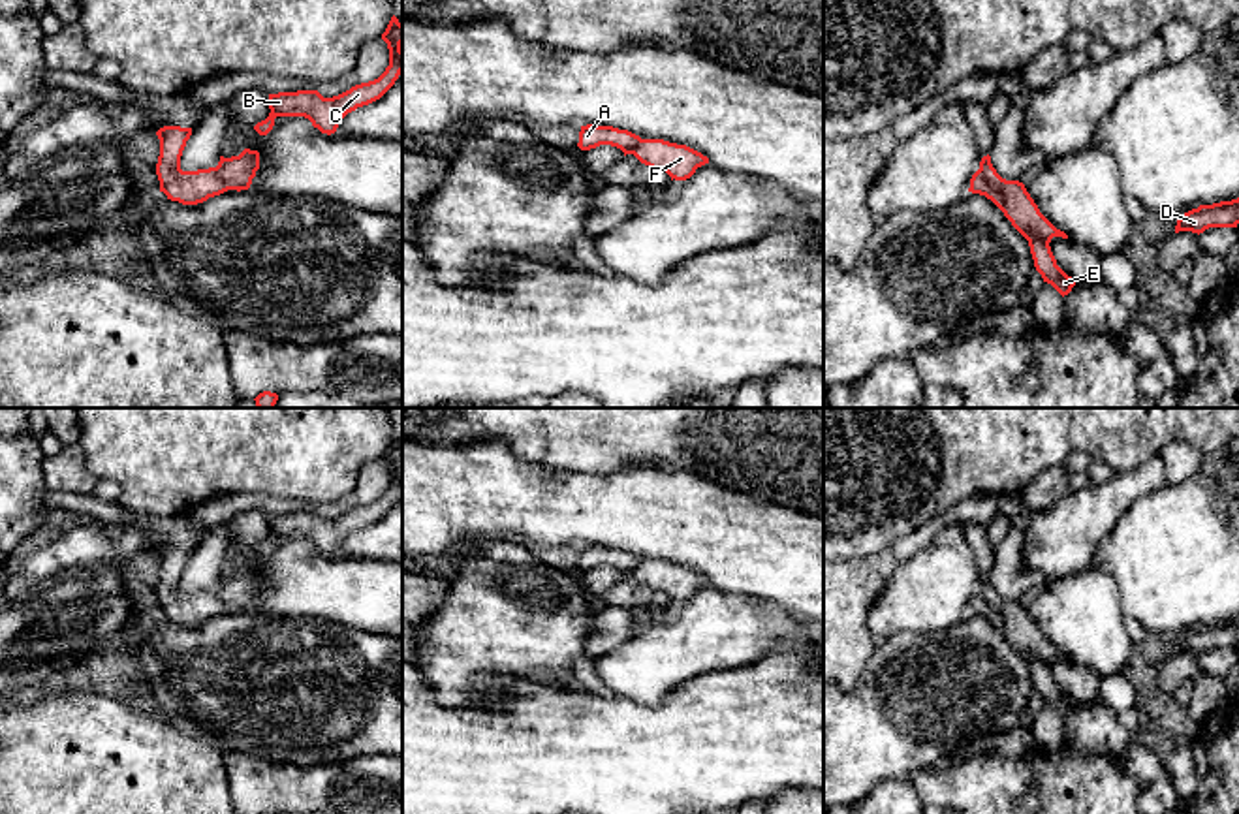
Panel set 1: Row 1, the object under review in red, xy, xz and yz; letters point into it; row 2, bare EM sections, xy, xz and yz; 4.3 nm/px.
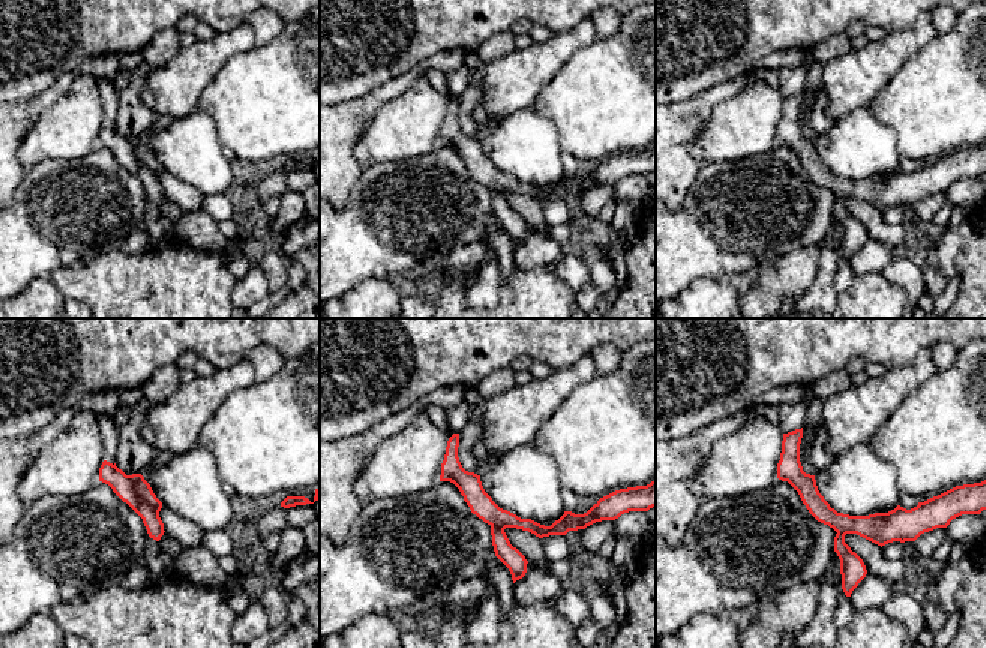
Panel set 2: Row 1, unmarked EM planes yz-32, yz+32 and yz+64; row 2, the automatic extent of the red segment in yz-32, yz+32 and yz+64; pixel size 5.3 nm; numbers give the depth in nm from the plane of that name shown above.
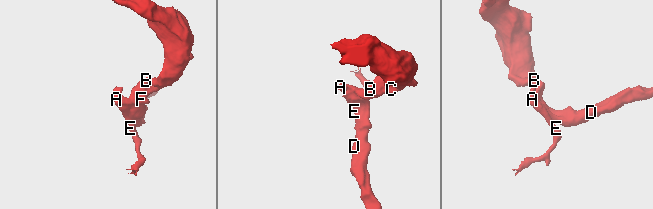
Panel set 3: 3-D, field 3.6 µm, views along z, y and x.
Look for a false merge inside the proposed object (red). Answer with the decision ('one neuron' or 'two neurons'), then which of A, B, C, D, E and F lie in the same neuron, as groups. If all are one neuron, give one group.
two neurons; groups A E / B C D F

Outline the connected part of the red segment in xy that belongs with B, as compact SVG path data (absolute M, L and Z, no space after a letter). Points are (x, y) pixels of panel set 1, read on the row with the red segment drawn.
M393 15L382 39L389 49L389 66L385 71L369 83L352 86L350 90L323 98L318 90L297 90L269 94L269 117L254 126L259 135L267 135L276 117L305 117L322 133L335 133L340 120L357 107L380 100L402 73L402 24Z

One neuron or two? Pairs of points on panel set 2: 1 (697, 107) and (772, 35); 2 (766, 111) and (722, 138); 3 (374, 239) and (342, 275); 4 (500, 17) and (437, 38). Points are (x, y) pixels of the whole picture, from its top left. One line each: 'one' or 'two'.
1: two
2: one
3: one
4: one

